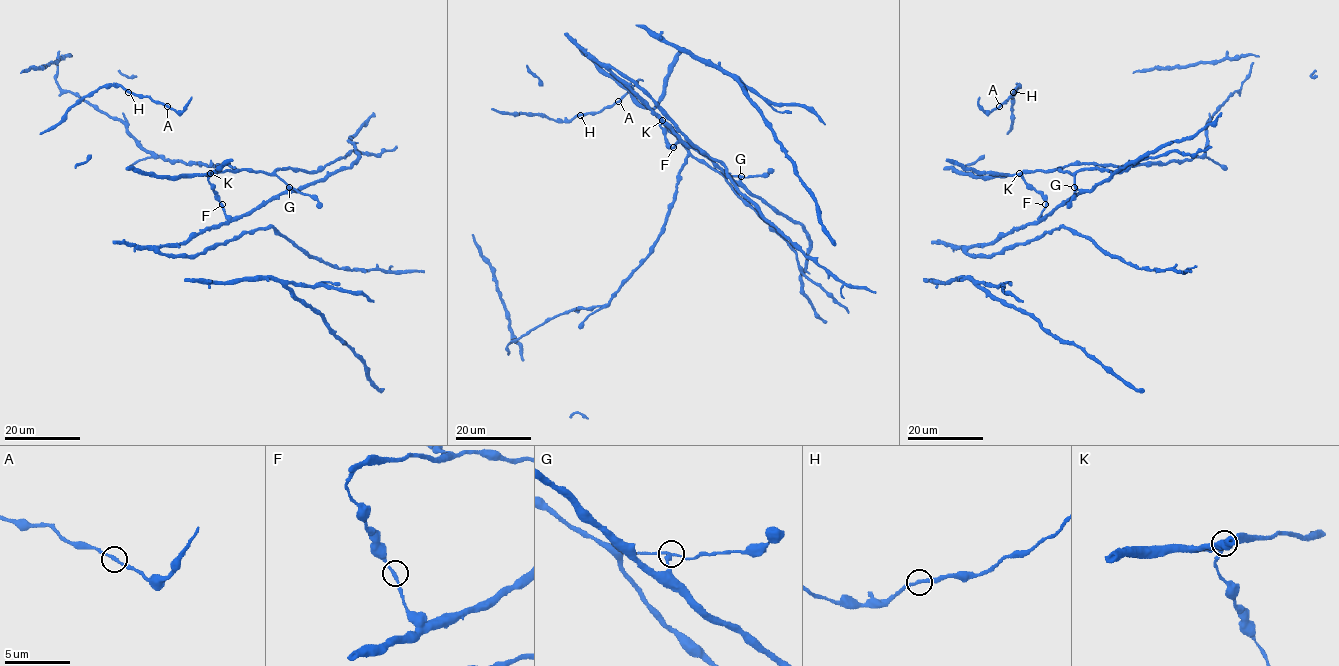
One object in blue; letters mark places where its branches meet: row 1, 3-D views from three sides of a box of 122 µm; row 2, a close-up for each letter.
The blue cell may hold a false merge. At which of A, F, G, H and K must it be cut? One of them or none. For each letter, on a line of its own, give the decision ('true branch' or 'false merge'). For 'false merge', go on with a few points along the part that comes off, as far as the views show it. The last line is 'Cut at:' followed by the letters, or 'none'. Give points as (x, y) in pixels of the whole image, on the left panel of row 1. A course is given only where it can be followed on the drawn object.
A: true branch
F: true branch
G: true branch
H: true branch
K: true branch
Cut at: none

